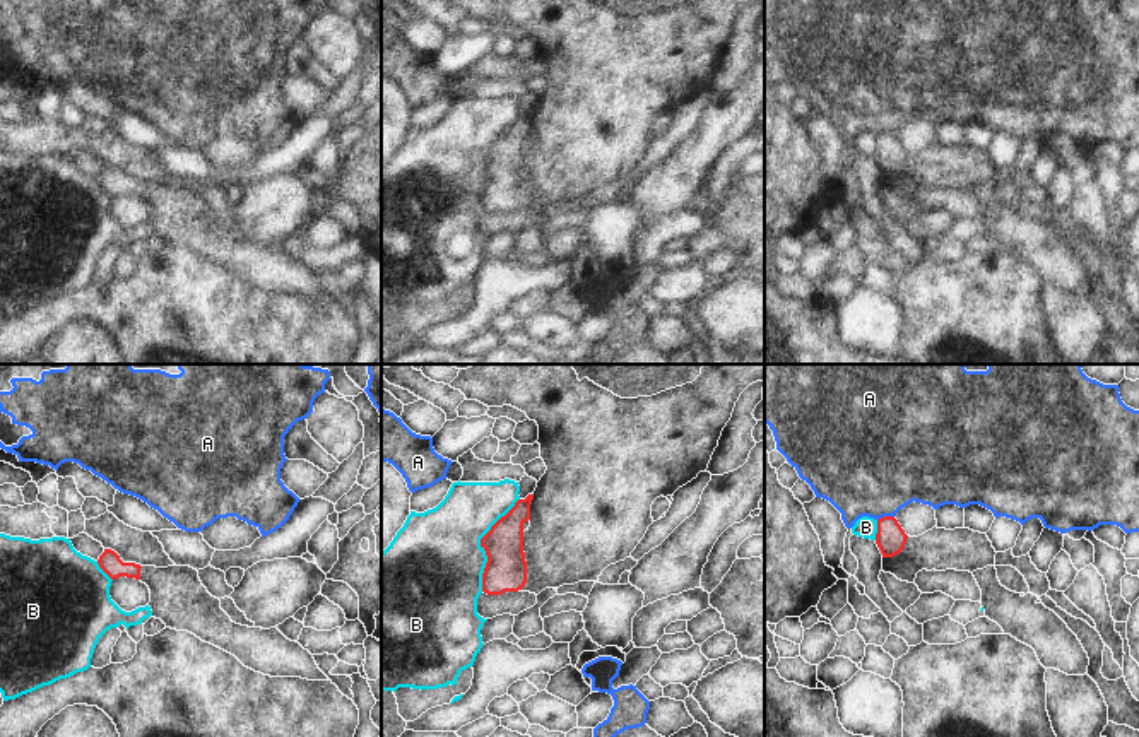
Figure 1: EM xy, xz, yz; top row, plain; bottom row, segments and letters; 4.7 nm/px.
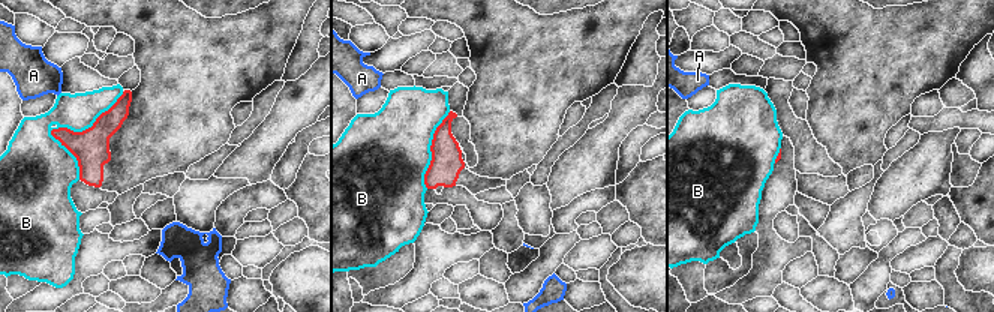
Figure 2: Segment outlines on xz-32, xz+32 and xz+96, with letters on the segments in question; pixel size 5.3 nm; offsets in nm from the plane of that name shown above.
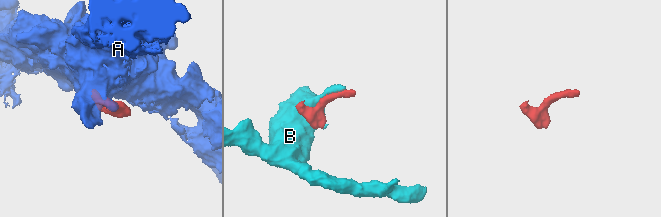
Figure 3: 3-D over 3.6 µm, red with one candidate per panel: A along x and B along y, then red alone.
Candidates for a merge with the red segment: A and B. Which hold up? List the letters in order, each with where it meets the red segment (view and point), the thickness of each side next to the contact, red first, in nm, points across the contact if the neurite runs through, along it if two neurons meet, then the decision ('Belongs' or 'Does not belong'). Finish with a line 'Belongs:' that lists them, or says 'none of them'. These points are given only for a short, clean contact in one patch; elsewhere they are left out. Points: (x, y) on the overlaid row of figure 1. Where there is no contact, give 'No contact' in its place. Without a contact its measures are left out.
A: Touches red at yz (885, 517). Thickness 140 nm (red) against 480 nm. Does not belong
B: Touches red at xz (481, 544). Thickness 190 nm (red) against 460 nm. Does not belong
Belongs: none of them

